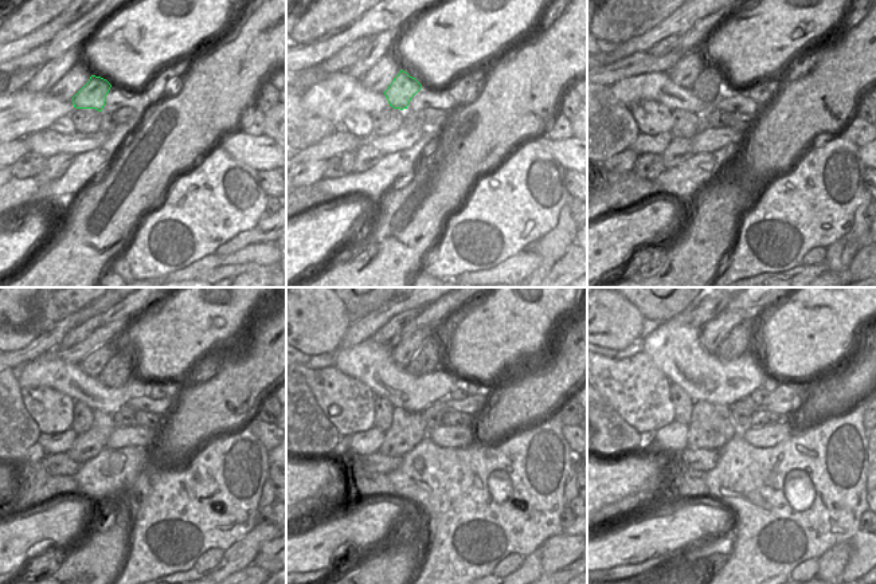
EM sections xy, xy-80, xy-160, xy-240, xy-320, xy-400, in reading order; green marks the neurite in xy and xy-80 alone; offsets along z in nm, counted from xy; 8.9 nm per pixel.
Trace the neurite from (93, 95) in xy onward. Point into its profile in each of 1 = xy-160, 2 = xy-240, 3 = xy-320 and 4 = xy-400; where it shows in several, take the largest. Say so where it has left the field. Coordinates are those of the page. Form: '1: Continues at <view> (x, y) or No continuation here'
1: Continues at xy-160 (706, 86)
2: Continues at xy-240 (118, 369)
3: Continues at xy-320 (426, 360)
4: Continues at xy-400 (738, 343).

